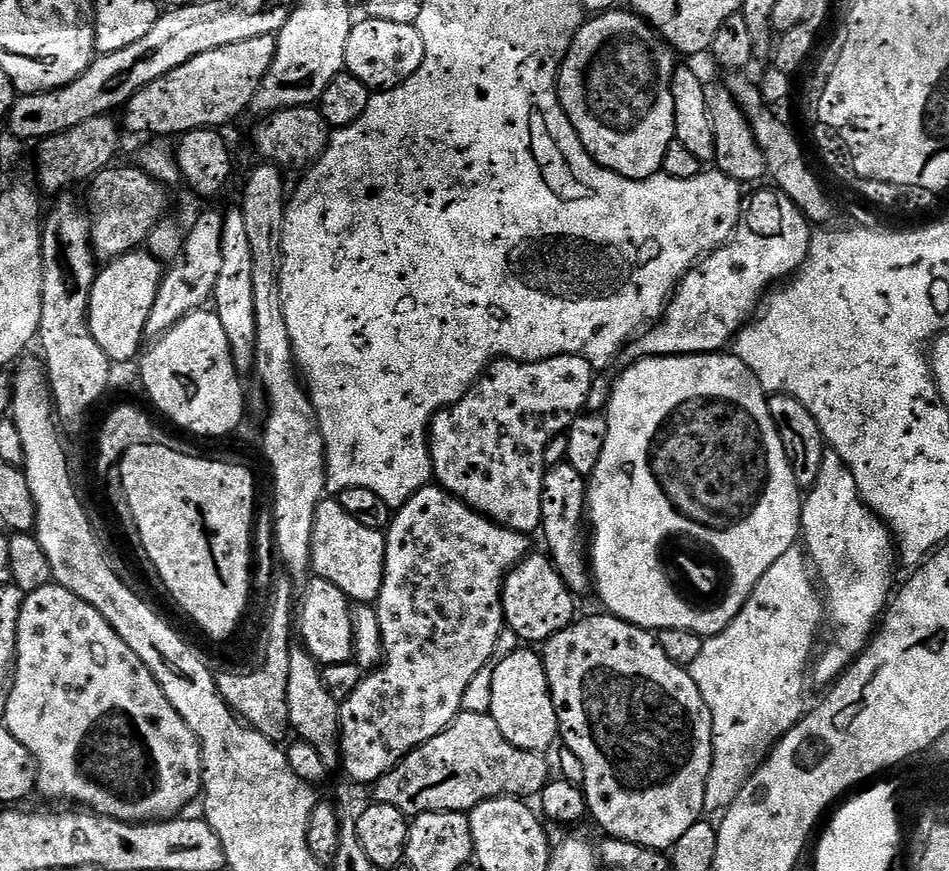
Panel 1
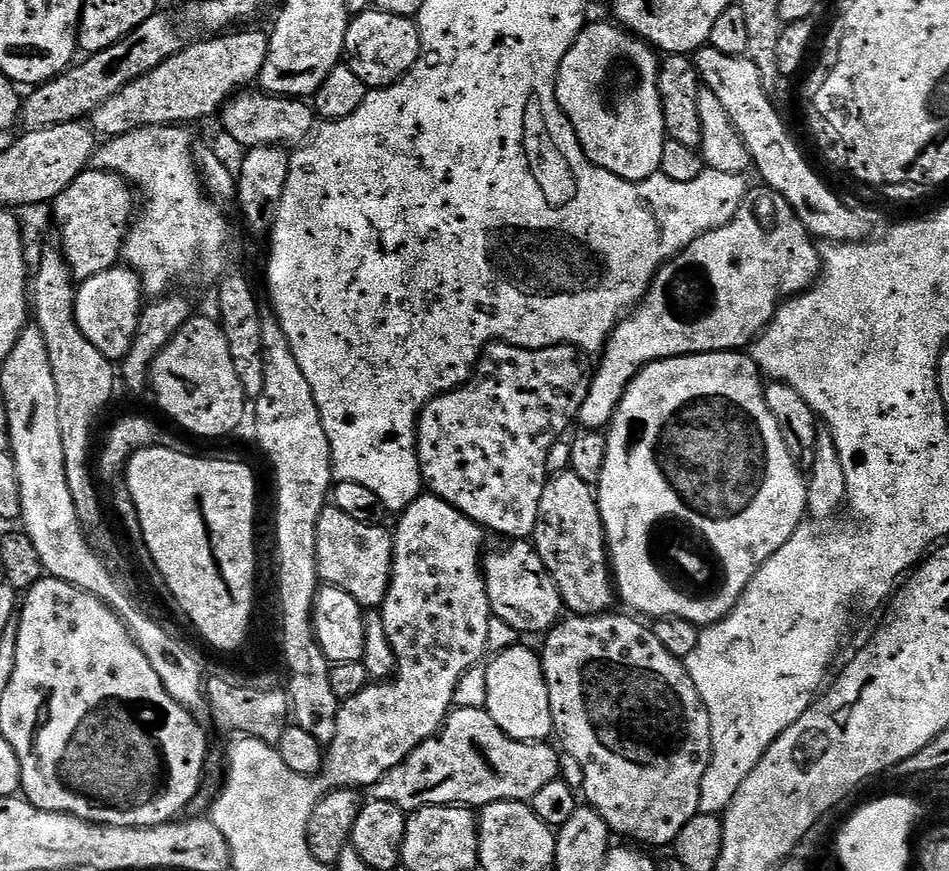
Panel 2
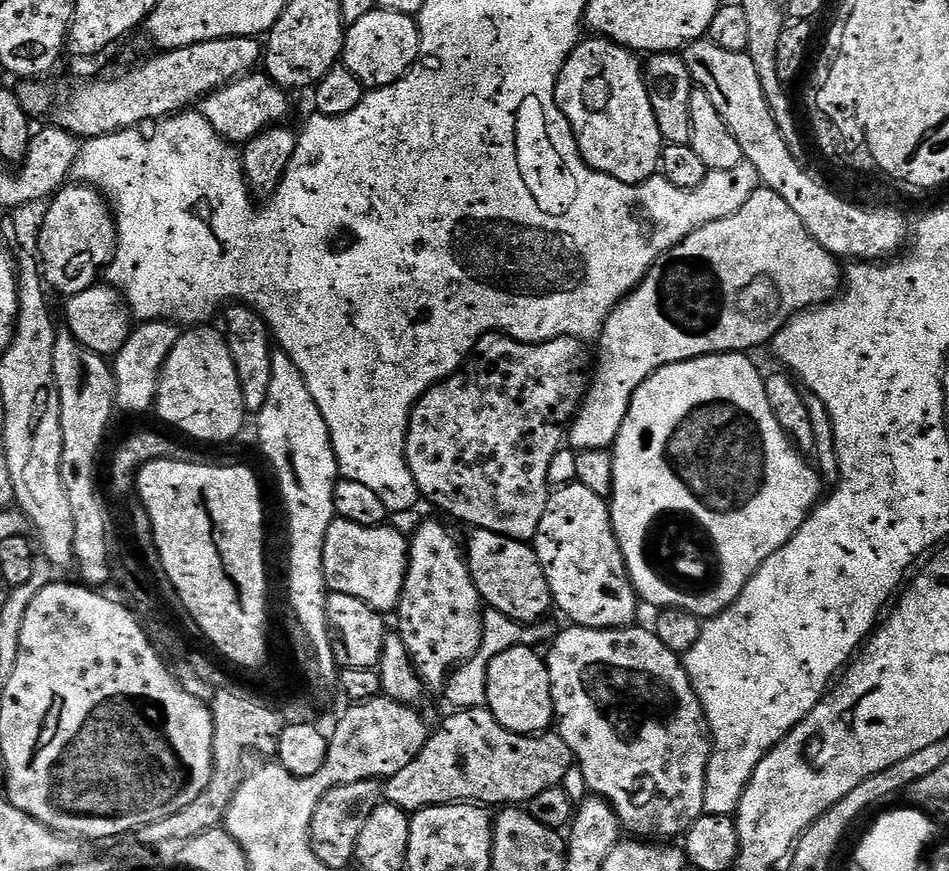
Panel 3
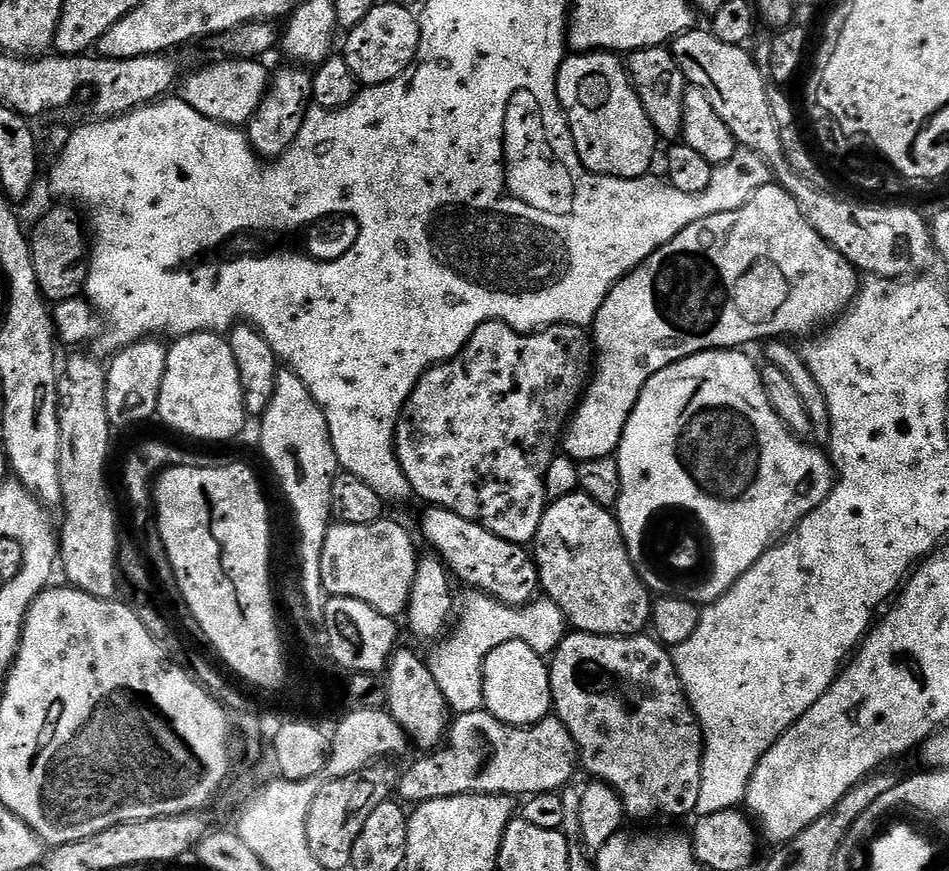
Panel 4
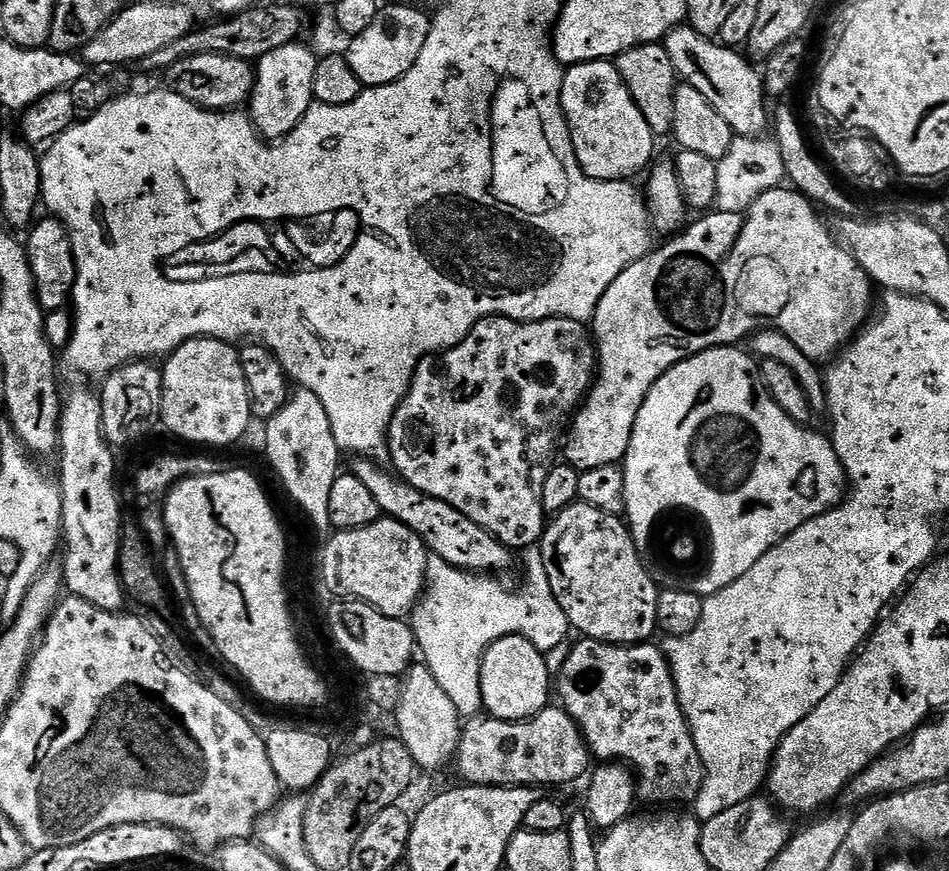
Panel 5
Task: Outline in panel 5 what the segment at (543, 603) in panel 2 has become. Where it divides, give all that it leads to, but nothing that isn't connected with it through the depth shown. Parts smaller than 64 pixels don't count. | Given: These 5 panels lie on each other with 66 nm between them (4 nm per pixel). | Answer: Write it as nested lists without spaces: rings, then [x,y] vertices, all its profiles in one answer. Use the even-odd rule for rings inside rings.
[[[356,458],[351,462],[351,475],[356,476],[358,482],[370,489],[370,494],[374,502],[378,502],[381,513],[387,519],[402,522],[402,526],[414,530],[414,534],[422,538],[422,542],[435,559],[445,560],[450,566],[460,568],[464,572],[477,574],[501,574],[500,572],[511,566],[513,549],[507,548],[502,542],[498,542],[498,538],[482,530],[478,522],[470,522],[466,514],[458,514],[458,510],[454,510],[450,502],[442,502],[438,498],[422,494],[422,490],[410,486],[403,478],[397,478],[377,461]]]

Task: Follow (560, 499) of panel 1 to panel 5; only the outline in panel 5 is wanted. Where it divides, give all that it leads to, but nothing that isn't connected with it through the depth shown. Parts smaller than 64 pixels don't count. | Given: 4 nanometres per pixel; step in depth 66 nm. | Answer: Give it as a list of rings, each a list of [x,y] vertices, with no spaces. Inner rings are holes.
[[[577,502],[566,506],[566,510],[555,513],[547,521],[544,534],[538,541],[542,562],[546,566],[546,578],[550,578],[550,586],[554,590],[554,598],[558,598],[558,606],[562,606],[562,610],[566,610],[566,618],[569,625],[575,631],[577,628],[581,637],[597,640],[598,642],[606,642],[607,644],[647,644],[653,639],[652,635],[657,635],[658,598],[660,597],[661,589],[650,578],[647,570],[644,569],[644,564],[640,561],[640,555],[636,546],[636,543],[632,541],[632,534],[627,523],[620,516],[611,516],[605,512],[599,512],[597,508],[590,506],[587,502]]]

